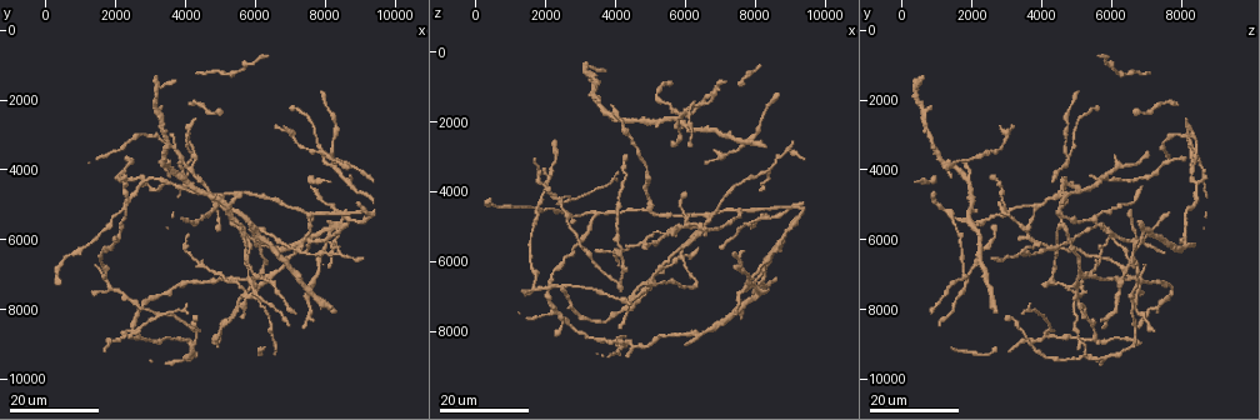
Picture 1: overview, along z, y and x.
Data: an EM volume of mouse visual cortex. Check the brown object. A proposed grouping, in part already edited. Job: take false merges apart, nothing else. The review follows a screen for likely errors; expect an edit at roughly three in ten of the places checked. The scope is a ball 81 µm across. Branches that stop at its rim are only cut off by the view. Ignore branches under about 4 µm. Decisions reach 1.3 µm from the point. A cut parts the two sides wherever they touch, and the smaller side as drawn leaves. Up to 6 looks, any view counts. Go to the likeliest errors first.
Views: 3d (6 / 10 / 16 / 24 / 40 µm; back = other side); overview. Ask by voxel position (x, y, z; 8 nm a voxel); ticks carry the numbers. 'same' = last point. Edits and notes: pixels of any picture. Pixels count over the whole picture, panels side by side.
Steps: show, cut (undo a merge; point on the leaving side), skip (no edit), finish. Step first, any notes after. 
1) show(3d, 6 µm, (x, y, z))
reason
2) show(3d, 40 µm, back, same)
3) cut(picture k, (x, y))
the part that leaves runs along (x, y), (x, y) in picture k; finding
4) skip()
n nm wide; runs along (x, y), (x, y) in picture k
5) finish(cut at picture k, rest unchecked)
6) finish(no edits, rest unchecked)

show(3d, 16 µm, (8400, 6400, 3300))
three arms meet

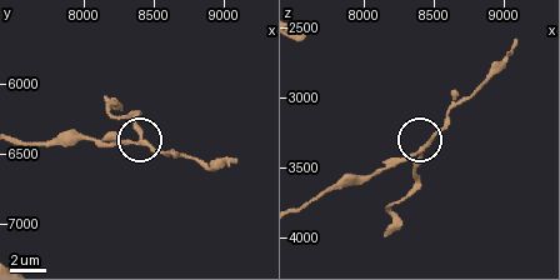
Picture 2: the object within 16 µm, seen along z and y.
show(3d, 10 µm, (8400, 6420, 3360))

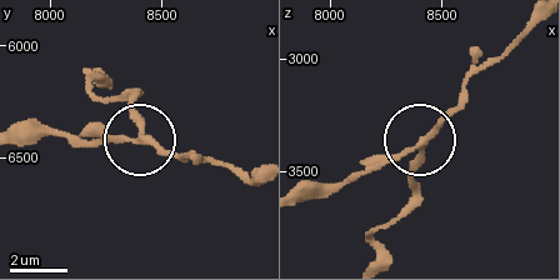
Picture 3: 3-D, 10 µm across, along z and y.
skip()
190 nm wide; one neuron here

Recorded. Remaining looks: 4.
show(3d, 24 µm, (2400, 8700, 4200))
arms part here

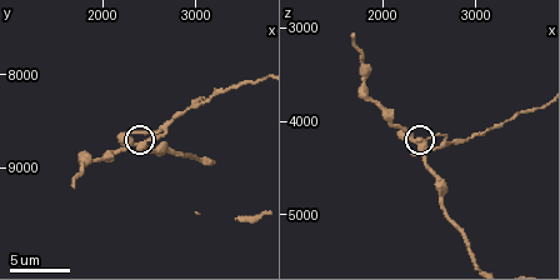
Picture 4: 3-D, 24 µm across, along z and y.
show(3d, 10 µm, (2400, 8750, 4250))

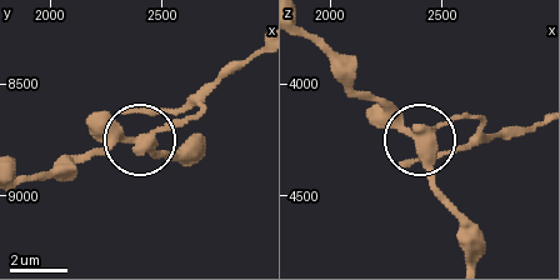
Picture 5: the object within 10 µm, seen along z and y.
show(3d, 6 µm, (2420, 8760, 4220))
closer look

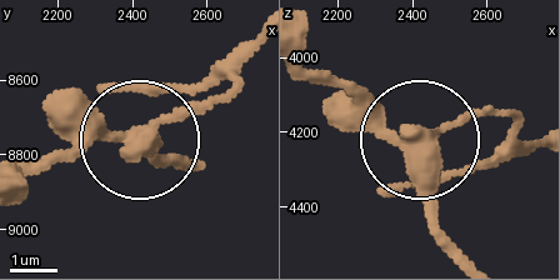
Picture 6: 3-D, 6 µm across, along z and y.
cut(picture 6, (163, 84))
360 nm wide; the part that leaves runs along (140, 141), (255, 58) in picture 6; a second neuron is stuck on

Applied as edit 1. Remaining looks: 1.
finish(cut at picture 6, rest unchecked)

